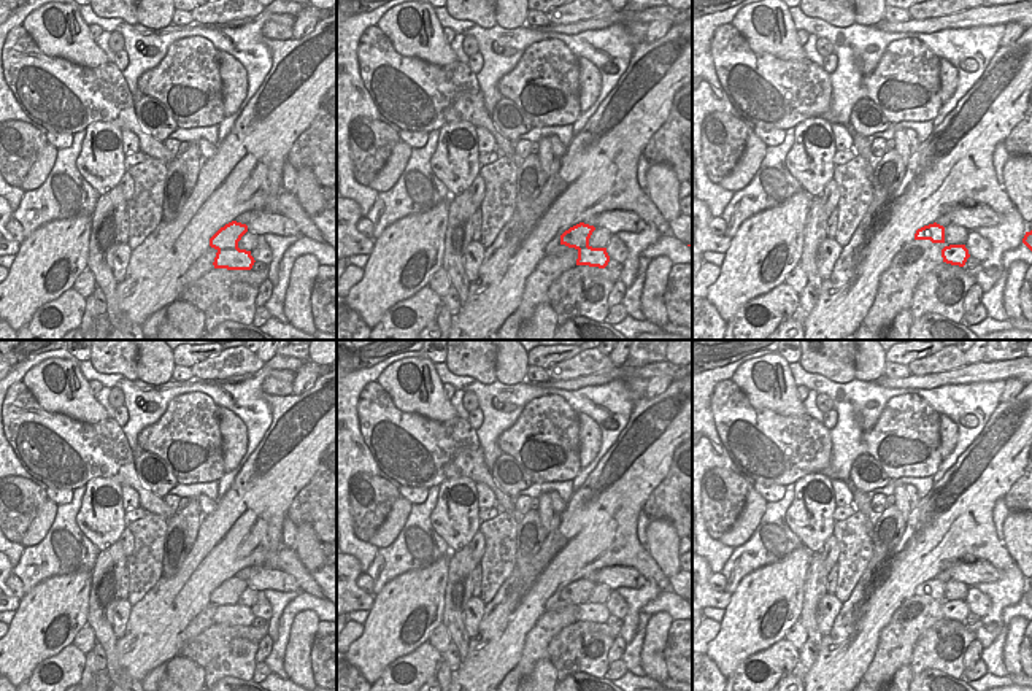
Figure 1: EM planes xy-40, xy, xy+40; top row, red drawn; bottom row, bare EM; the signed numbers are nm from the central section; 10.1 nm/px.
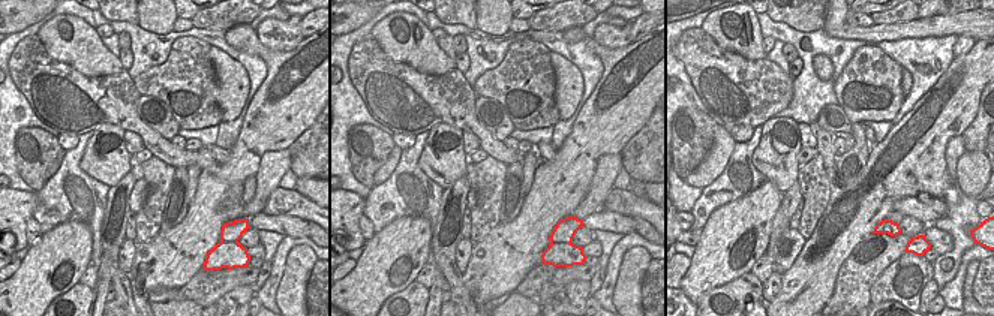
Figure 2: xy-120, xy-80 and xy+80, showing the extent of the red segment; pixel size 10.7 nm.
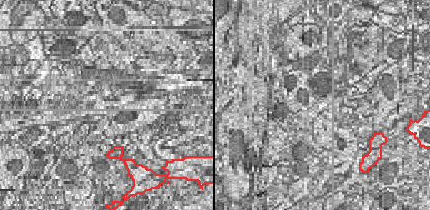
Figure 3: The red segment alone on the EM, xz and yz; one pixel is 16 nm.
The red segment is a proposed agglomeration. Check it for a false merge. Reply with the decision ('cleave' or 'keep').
keep

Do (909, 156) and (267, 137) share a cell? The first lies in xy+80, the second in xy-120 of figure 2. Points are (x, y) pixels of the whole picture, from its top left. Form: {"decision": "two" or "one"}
{"decision": "one"}

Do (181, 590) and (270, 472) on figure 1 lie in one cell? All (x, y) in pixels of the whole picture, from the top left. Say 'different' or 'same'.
same

